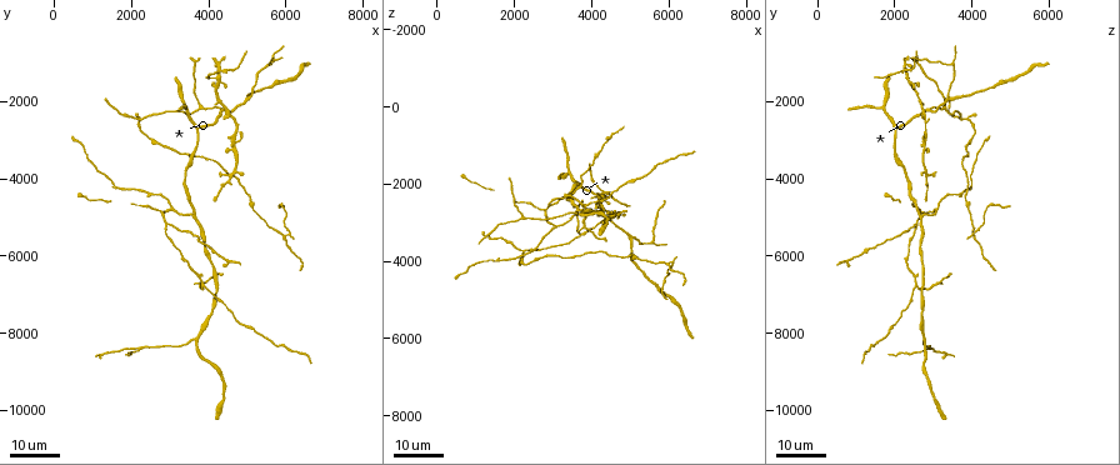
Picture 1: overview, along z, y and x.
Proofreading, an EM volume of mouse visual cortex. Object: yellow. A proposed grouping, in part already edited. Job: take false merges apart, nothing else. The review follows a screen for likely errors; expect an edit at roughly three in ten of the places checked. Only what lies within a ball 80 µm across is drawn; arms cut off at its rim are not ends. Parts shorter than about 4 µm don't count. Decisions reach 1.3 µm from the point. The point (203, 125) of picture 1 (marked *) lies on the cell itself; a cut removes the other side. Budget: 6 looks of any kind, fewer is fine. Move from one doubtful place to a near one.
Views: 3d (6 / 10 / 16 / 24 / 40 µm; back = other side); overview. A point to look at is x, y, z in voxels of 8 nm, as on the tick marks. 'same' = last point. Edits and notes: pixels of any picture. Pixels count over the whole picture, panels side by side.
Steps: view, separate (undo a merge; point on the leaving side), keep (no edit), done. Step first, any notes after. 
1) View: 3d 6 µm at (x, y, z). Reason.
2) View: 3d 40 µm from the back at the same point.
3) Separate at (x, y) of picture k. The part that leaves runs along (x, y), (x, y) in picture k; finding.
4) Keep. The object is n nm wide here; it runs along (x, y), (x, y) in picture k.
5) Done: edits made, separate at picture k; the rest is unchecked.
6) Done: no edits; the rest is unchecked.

View: 3d 24 µm at (3750, 2200, 3250). Branch point.

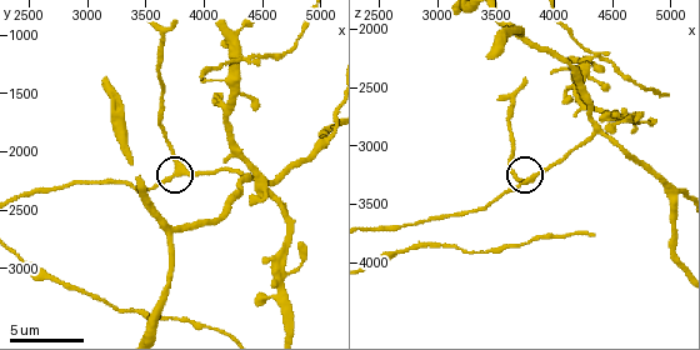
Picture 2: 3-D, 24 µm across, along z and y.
View: 3d 10 µm at (3780, 2160, 3320).

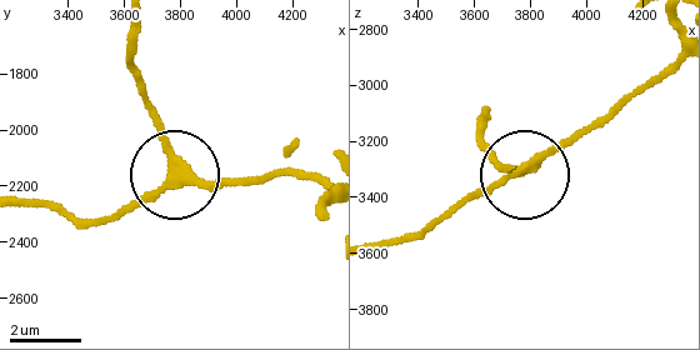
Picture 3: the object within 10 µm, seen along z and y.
Keep. It runs along (678, 56), (529, 174), (495, 168) in picture 3; continuous, no second cell.

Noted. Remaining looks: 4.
View: 3d 6 µm at (5020, 1900, 3440). Small branch off a trunk.

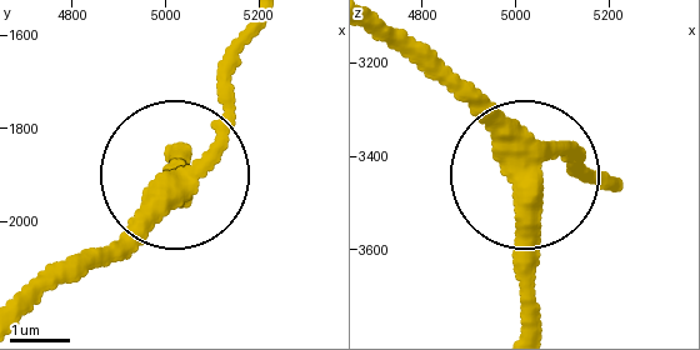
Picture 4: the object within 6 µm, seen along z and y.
View: 3d 6 µm from the back at (5030, 1930, 3445). Other side.

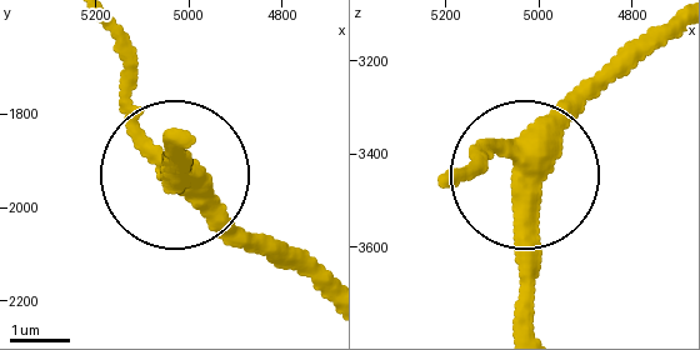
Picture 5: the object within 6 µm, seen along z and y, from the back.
Keep. The side arm is 19 µm long; continuous, no second cell.

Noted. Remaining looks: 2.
View: 3d 16 µm at (4380, 2240, 2800). Four or more arms meet.

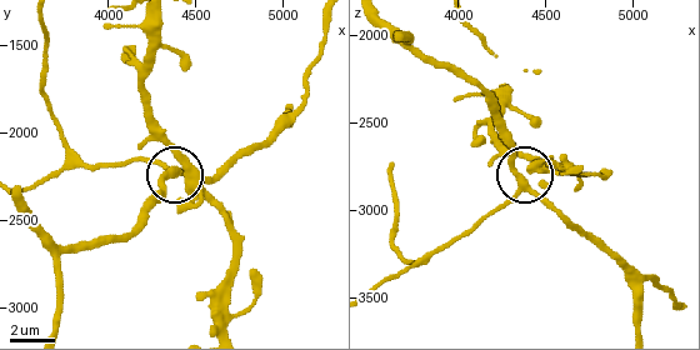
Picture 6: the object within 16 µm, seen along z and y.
Keep. 4 arms meet here; continuous, no second cell.

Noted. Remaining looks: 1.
Done: no edits; the rest is unchecked.

